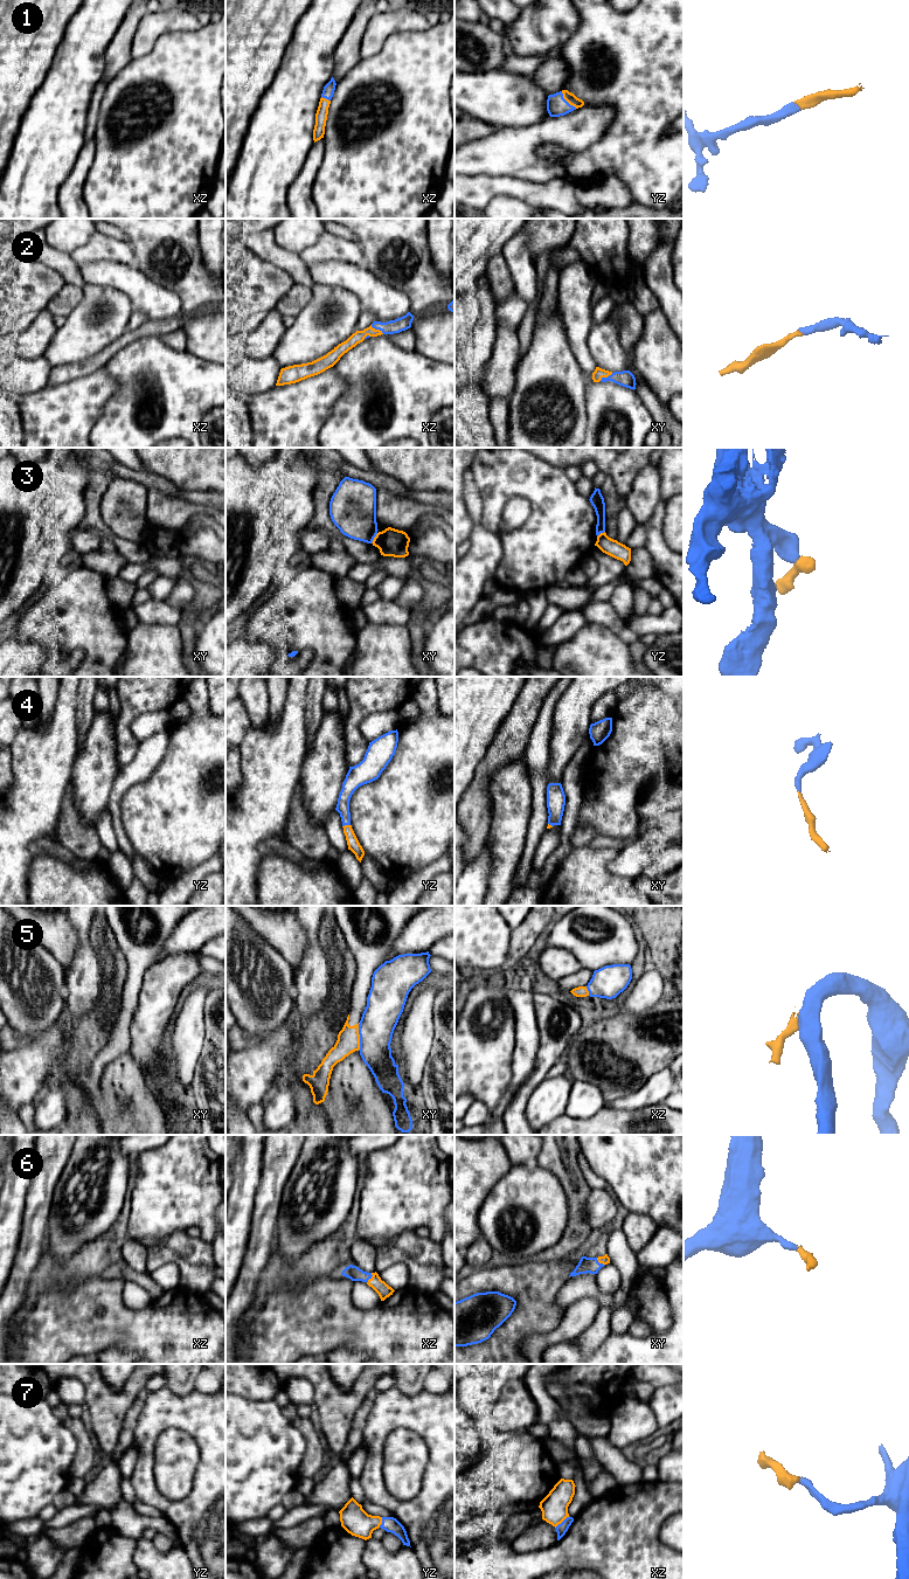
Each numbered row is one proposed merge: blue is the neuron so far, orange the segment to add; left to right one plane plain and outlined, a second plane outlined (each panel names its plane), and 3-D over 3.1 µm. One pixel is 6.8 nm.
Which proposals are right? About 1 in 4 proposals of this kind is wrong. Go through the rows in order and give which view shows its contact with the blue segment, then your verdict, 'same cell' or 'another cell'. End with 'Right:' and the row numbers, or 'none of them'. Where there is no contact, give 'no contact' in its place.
1: meets blue in yz; same cell
2: meets blue in xz; same cell
3: meets blue in xy; another cell
4: meets blue in yz; same cell
5: meets blue in xy; another cell
6: meets blue in xz; same cell
7: meets blue in xz; same cell
Right: 1, 2, 4, 6, 7

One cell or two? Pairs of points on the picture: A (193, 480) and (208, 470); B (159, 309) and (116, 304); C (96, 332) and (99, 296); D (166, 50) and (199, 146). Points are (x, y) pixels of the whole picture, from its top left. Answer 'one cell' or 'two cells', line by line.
A: one cell
B: two cells
C: one cell
D: one cell

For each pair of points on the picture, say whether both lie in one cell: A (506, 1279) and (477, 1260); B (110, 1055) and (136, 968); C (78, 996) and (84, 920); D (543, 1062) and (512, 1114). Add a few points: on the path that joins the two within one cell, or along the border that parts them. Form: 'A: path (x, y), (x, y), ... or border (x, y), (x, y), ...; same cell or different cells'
A: border (485, 1266), (471, 1271); different cells
B: path (120, 1033), (131, 990); same cell
C: path (84, 977), (84, 939); same cell
D: path (536, 1075), (519, 1101); same cell

